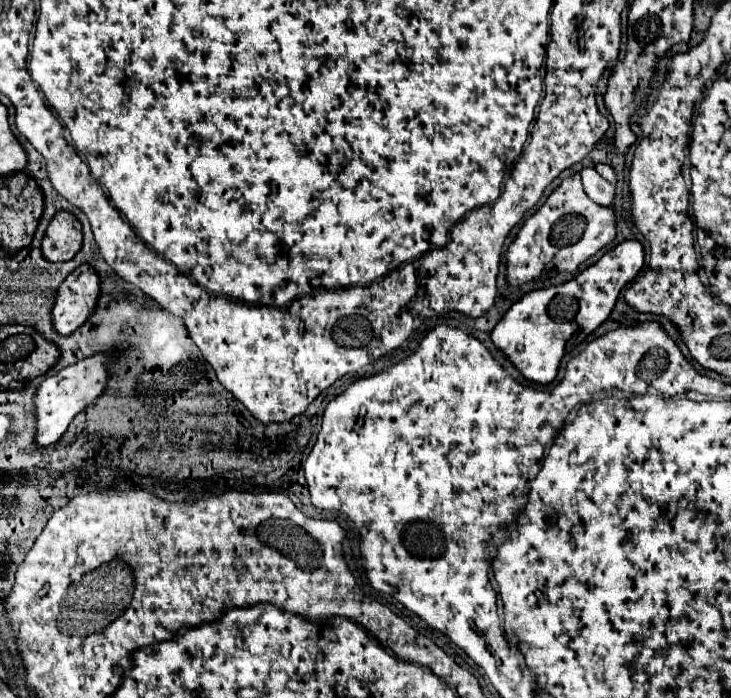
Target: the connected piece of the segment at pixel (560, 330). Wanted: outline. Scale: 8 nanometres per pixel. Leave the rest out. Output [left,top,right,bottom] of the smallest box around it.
[491,239,645,385]

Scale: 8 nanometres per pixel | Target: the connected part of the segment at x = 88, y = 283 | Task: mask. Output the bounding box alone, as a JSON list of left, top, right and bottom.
[53,265,101,335]

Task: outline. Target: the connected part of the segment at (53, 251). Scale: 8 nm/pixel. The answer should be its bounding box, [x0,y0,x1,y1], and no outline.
[41,211,83,261]

